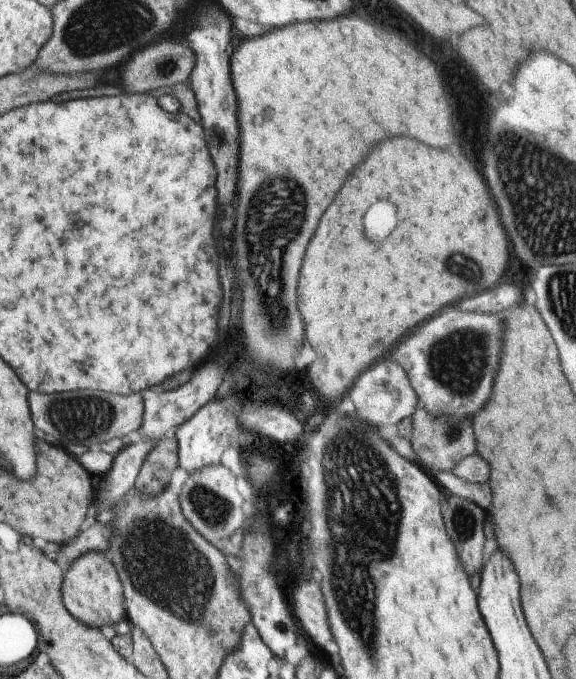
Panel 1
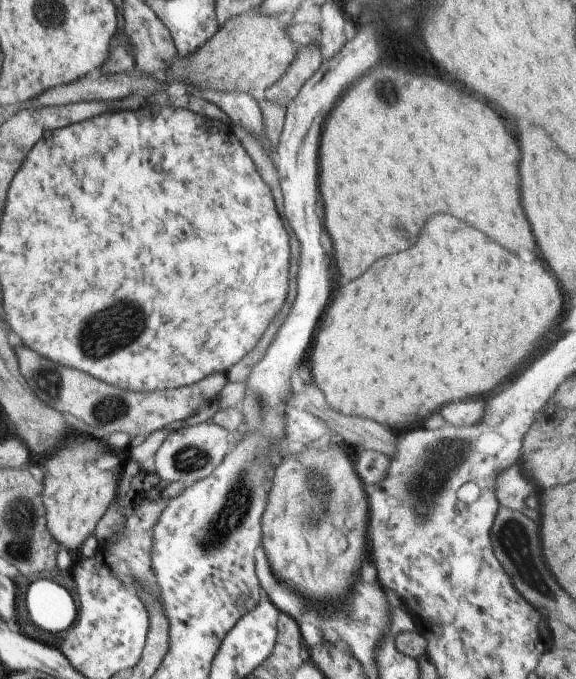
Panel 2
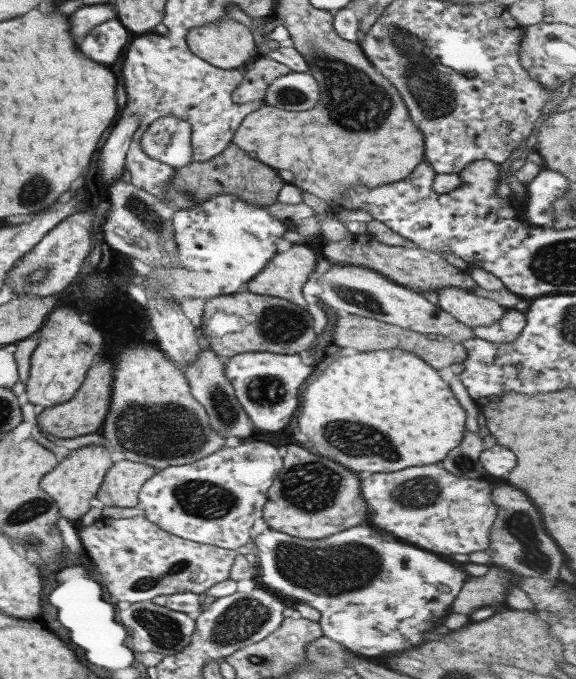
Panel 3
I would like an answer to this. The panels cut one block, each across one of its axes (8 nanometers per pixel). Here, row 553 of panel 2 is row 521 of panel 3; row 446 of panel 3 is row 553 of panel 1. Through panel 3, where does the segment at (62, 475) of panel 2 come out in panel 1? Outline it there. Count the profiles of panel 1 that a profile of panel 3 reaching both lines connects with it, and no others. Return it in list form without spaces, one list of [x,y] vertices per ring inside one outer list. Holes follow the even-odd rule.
[[[99,551],[81,553],[63,569],[60,586],[61,600],[67,612],[83,624],[99,630],[102,626],[111,626],[126,618],[119,577],[107,555]]]

